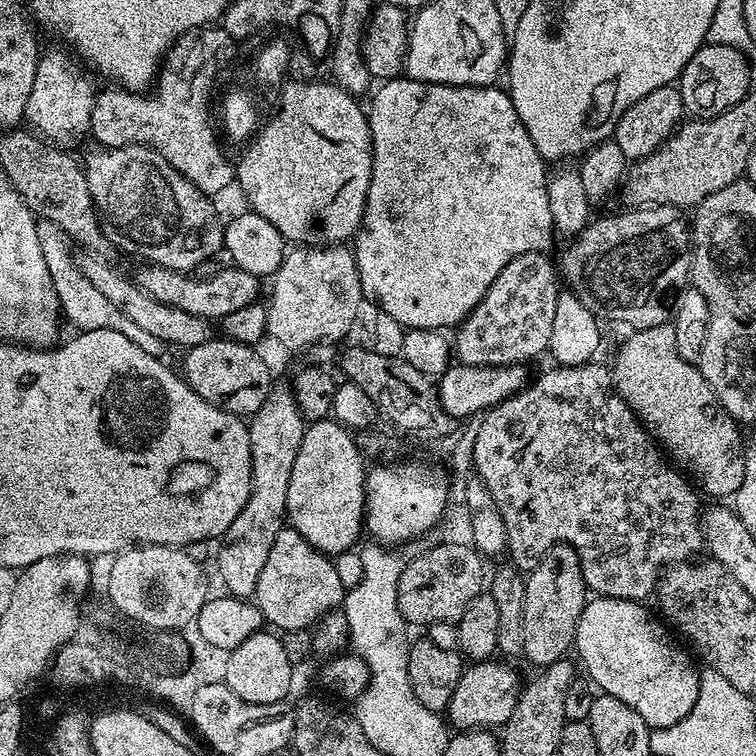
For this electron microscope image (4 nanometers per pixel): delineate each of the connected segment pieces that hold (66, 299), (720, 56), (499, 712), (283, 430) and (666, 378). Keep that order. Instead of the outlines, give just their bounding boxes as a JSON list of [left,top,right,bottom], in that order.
[[37,220,166,357],[678,42,752,118],[446,658,522,730],[218,382,306,599],[612,322,748,498]]

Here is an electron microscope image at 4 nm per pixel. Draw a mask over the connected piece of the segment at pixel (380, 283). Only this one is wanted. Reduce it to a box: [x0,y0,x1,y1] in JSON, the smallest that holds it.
[354,78,552,330]

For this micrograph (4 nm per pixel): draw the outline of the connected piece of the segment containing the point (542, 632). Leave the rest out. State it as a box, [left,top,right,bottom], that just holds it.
[523,544,586,666]

